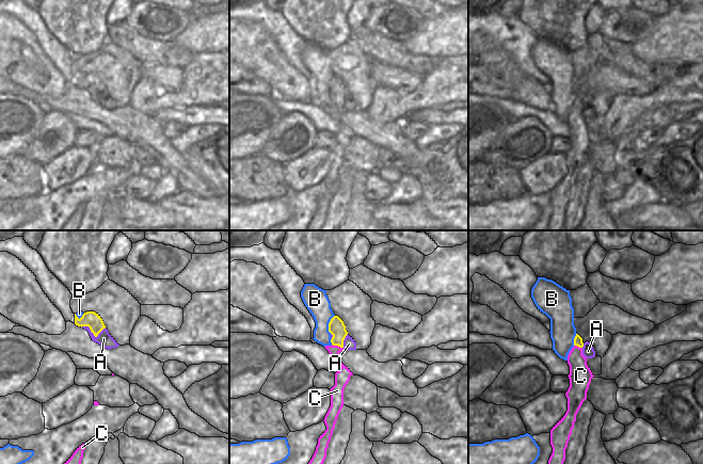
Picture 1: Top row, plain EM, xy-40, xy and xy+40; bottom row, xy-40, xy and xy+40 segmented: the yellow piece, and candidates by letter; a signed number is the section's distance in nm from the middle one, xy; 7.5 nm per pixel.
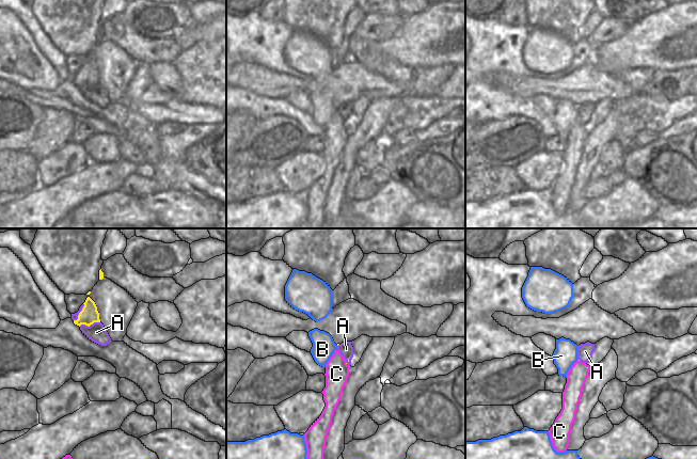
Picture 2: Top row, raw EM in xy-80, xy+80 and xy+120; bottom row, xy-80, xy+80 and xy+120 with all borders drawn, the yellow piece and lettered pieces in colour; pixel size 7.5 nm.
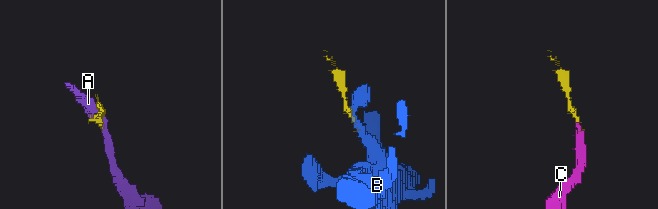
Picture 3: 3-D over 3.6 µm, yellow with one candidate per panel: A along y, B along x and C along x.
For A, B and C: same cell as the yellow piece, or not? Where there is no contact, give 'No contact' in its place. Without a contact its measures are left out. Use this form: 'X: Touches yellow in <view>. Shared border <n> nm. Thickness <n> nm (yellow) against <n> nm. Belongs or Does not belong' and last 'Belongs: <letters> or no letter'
A: Touches yellow in xy-40. Shared border 180 nm. Thickness 120 nm (yellow) against 110 nm. Does not belong
B: Touches yellow in xy. Shared border 150 nm. Thickness 130 nm (yellow) against 180 nm. Does not belong
C: Touches yellow in xy. Shared border 90 nm. Thickness 130 nm (yellow) against 80 nm. Belongs
Belongs: C

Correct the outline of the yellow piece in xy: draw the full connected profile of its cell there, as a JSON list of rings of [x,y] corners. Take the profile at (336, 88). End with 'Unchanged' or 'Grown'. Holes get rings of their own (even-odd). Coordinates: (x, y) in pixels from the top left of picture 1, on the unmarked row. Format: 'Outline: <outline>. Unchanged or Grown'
Outline: [[[334,77],[329,84],[329,93],[333,96],[331,107],[325,107],[324,109],[329,114],[337,119],[337,116],[343,111],[343,101],[348,96],[346,86],[343,82],[338,78]]]. Grown

